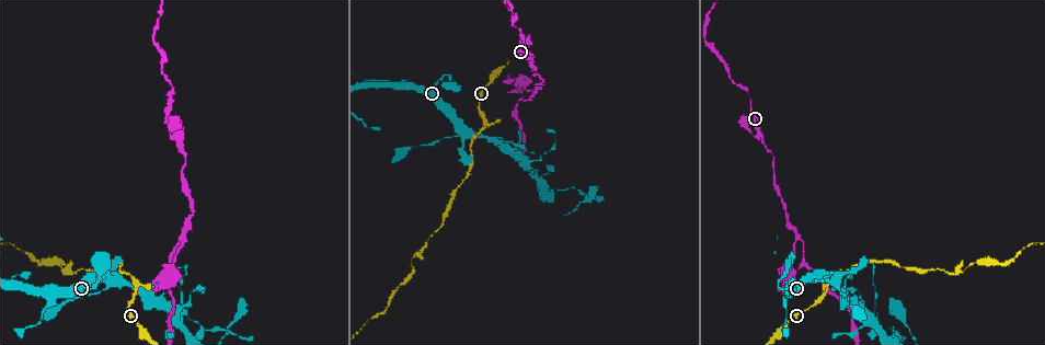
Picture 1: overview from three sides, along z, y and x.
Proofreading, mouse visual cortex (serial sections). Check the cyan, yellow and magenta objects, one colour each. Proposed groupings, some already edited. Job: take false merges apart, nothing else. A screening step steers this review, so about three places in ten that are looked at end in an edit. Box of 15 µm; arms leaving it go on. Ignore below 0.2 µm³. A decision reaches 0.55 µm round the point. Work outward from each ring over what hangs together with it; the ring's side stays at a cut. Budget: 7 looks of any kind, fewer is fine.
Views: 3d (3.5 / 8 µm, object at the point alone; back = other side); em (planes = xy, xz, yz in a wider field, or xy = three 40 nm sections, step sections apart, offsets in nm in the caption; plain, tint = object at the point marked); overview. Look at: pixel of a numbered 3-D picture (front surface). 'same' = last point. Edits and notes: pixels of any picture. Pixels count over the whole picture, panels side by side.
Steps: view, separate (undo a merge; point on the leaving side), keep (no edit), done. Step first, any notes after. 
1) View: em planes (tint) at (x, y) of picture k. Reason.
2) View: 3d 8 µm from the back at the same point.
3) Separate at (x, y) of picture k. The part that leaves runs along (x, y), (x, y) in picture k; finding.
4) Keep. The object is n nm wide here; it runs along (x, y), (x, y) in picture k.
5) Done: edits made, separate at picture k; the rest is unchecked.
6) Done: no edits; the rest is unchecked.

View: em planes (tint) at (798, 235) of picture 1.

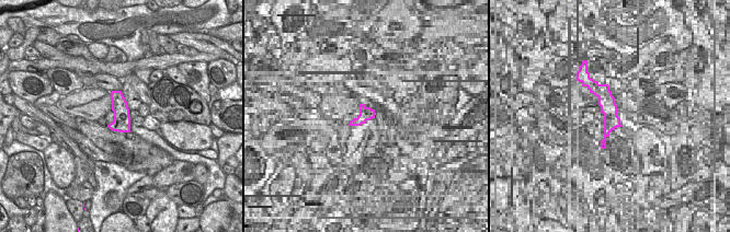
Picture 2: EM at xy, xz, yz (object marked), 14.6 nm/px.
View: 3d 3.5 µm from the back at the same point. Wider look.

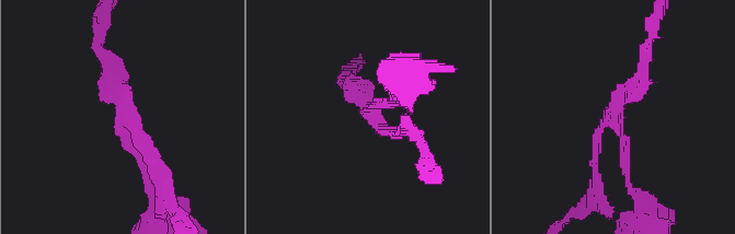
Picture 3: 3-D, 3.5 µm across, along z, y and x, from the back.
Keep. The object is 260 nm wide here; it runs along (103, 58), (150, 178) in picture 3; all the same cell.

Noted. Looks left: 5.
View: 3d 8 µm at (839, 279) of picture 1. Branch point.

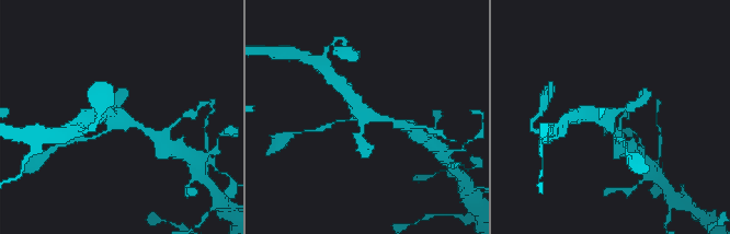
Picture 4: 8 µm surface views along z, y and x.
View: em xy step 5 (tint) at (610, 121) of picture 4. Need the tissue.

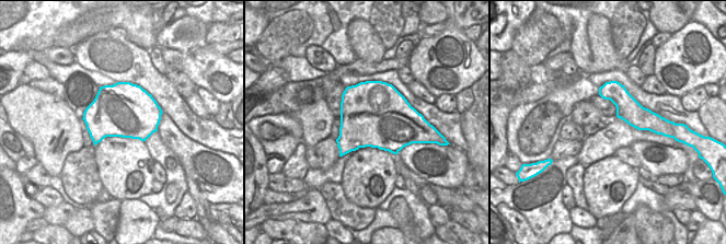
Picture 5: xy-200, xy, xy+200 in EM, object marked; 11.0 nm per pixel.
Keep. It runs along (601, 90), (613, 91), (656, 128) in picture 5; all the same cell.

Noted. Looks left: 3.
View: 3d 3.5 µm at (61, 271) of picture 1. Sharp bend.

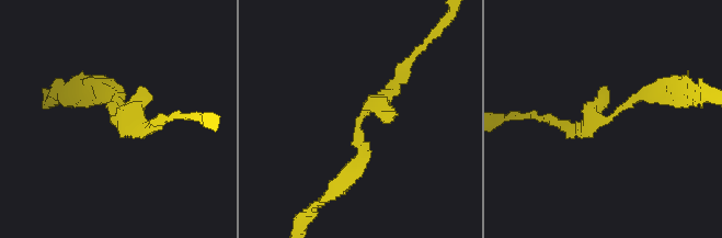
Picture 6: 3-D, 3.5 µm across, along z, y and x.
View: em planes (tint) at (356, 128) of picture 6.

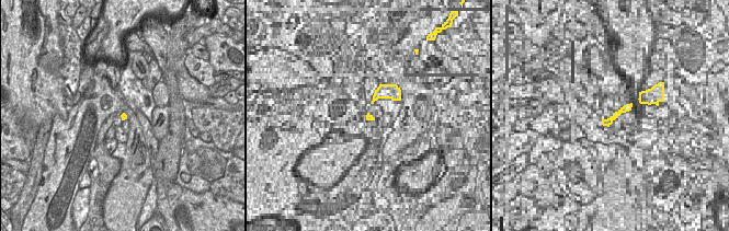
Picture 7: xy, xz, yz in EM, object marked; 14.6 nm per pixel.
Keep. It runs along (401, 78), (357, 120), (365, 157), (344, 182) in picture 6; continuous, no second cell.

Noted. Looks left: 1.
Done: no edits; the rest is unchecked.

